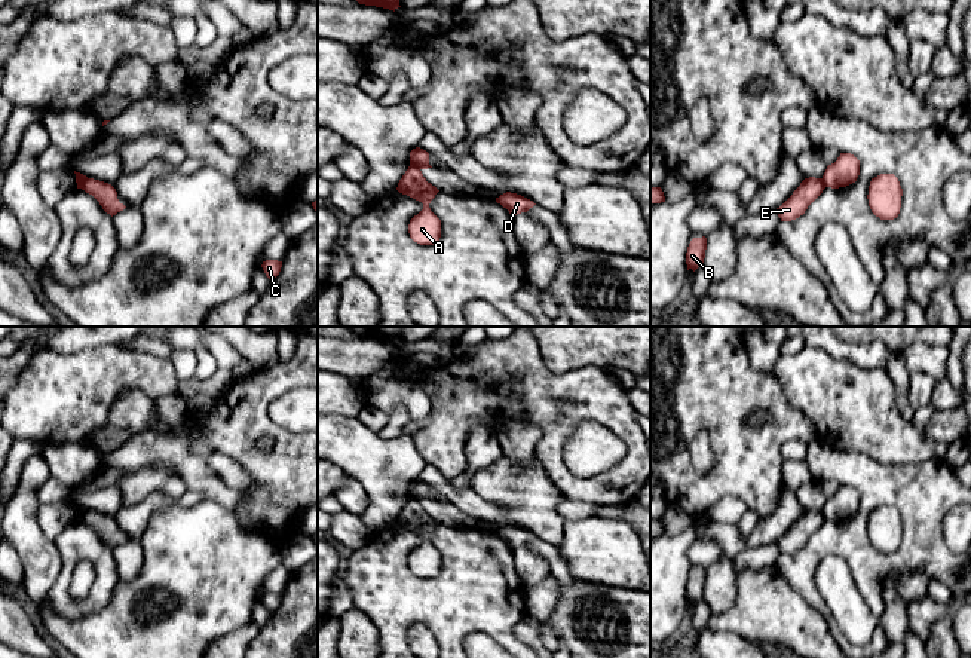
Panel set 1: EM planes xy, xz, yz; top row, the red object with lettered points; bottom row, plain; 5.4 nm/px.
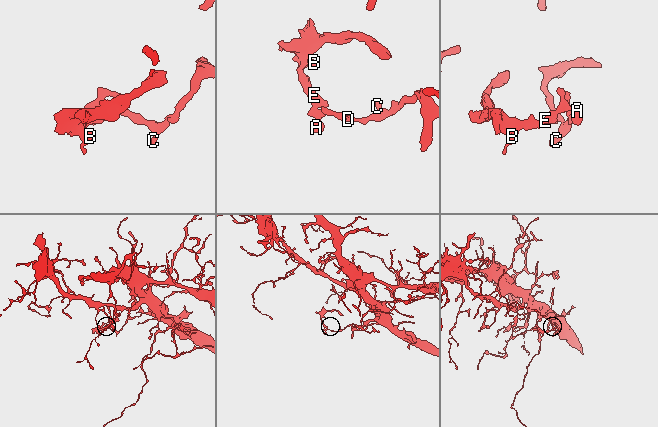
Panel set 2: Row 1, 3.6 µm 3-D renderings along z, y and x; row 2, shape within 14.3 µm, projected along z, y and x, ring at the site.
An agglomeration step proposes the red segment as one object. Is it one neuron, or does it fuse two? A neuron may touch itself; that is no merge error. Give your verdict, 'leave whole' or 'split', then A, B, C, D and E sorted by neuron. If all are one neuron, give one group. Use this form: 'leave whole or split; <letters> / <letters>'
split; A C D / B E

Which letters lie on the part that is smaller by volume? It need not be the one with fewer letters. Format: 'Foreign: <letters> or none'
Foreign: B, E

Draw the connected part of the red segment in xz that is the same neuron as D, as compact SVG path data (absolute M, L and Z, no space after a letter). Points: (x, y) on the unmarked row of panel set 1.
M506 524L496 530L496 535L509 544L511 548L527 545L536 536L521 527Z

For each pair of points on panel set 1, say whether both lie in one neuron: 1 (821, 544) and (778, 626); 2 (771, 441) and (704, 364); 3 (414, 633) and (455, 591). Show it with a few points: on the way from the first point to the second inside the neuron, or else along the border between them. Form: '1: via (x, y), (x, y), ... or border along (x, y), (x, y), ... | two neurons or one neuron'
1: border along (775, 565), (780, 574), (821, 614) | two neurons
2: via (747, 435), (720, 409), (711, 388) | one neuron
3: border along (406, 632), (414, 624), (423, 624), (437, 642) | two neurons

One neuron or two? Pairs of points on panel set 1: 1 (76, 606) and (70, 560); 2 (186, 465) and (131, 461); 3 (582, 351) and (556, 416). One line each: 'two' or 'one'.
1: one
2: one
3: two

